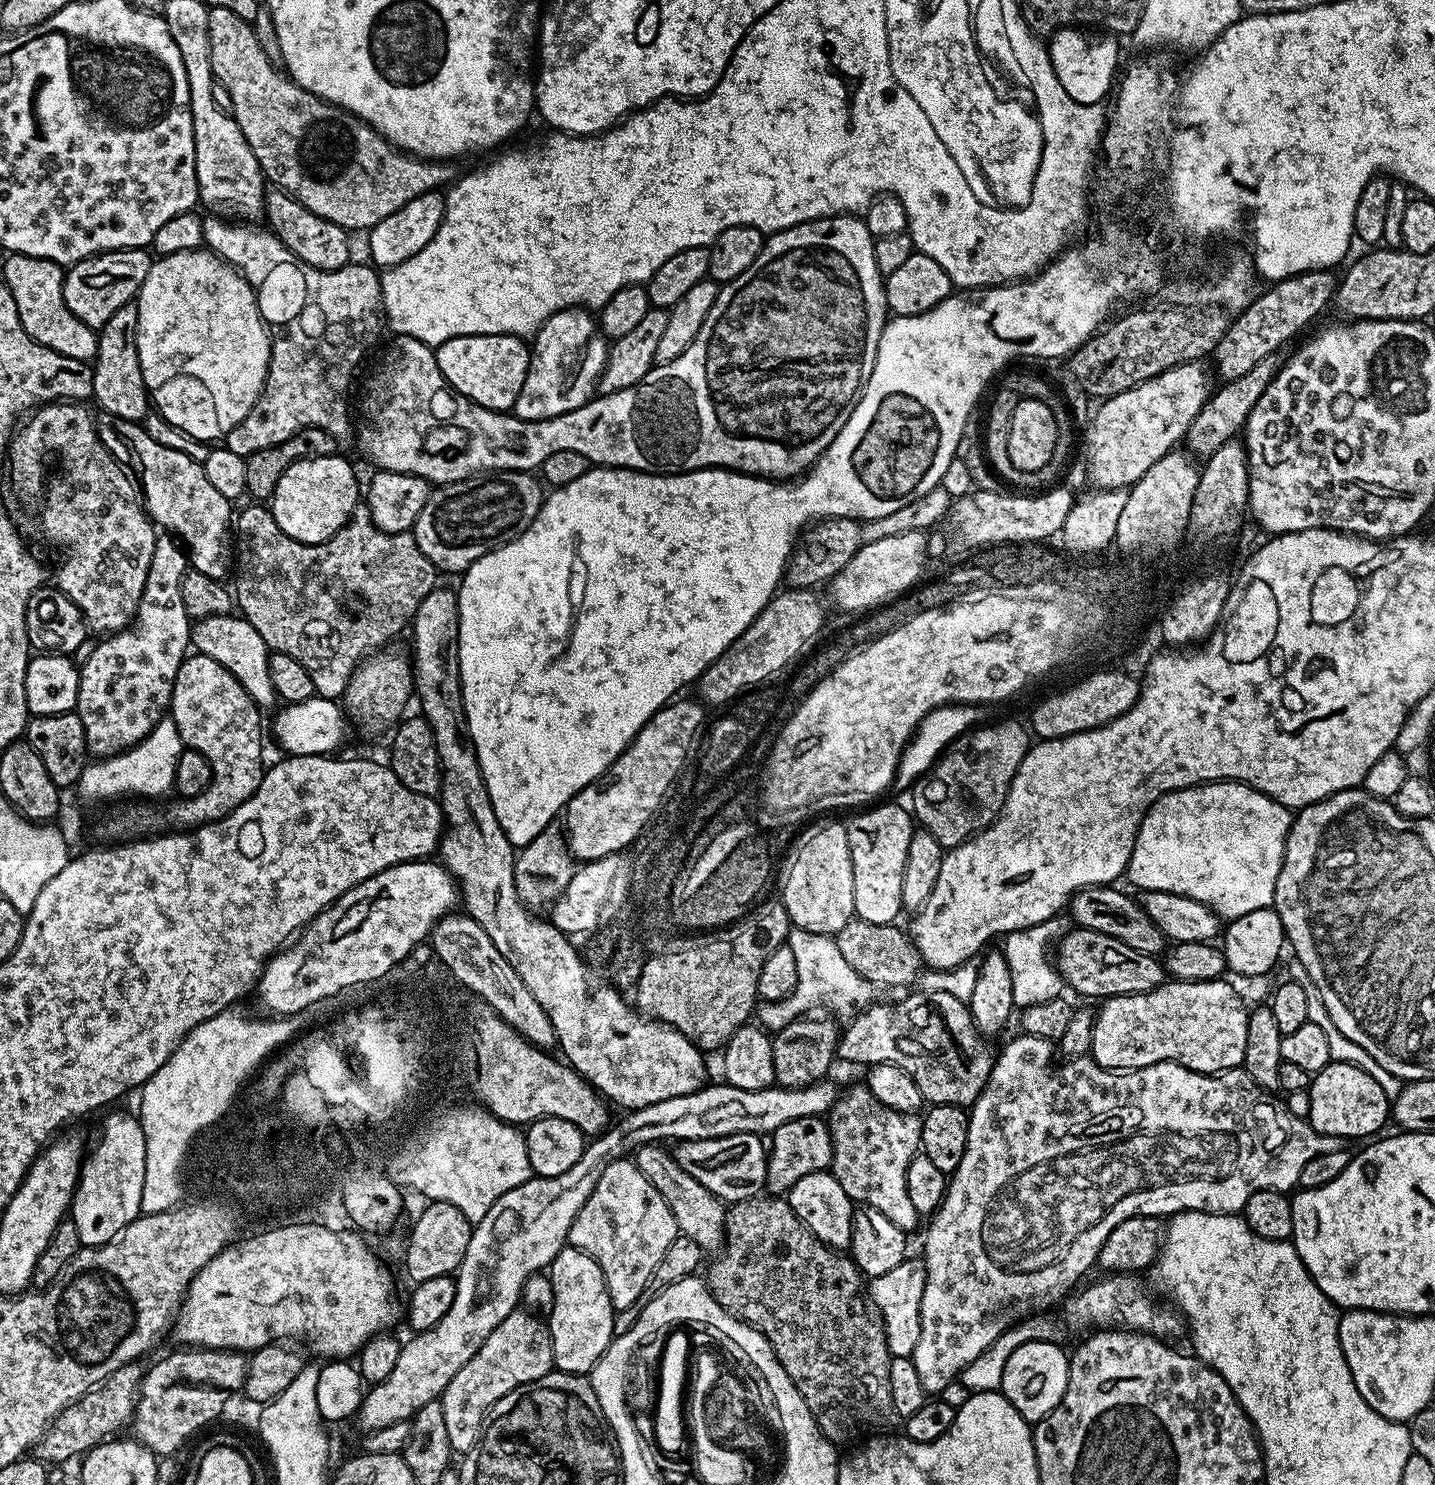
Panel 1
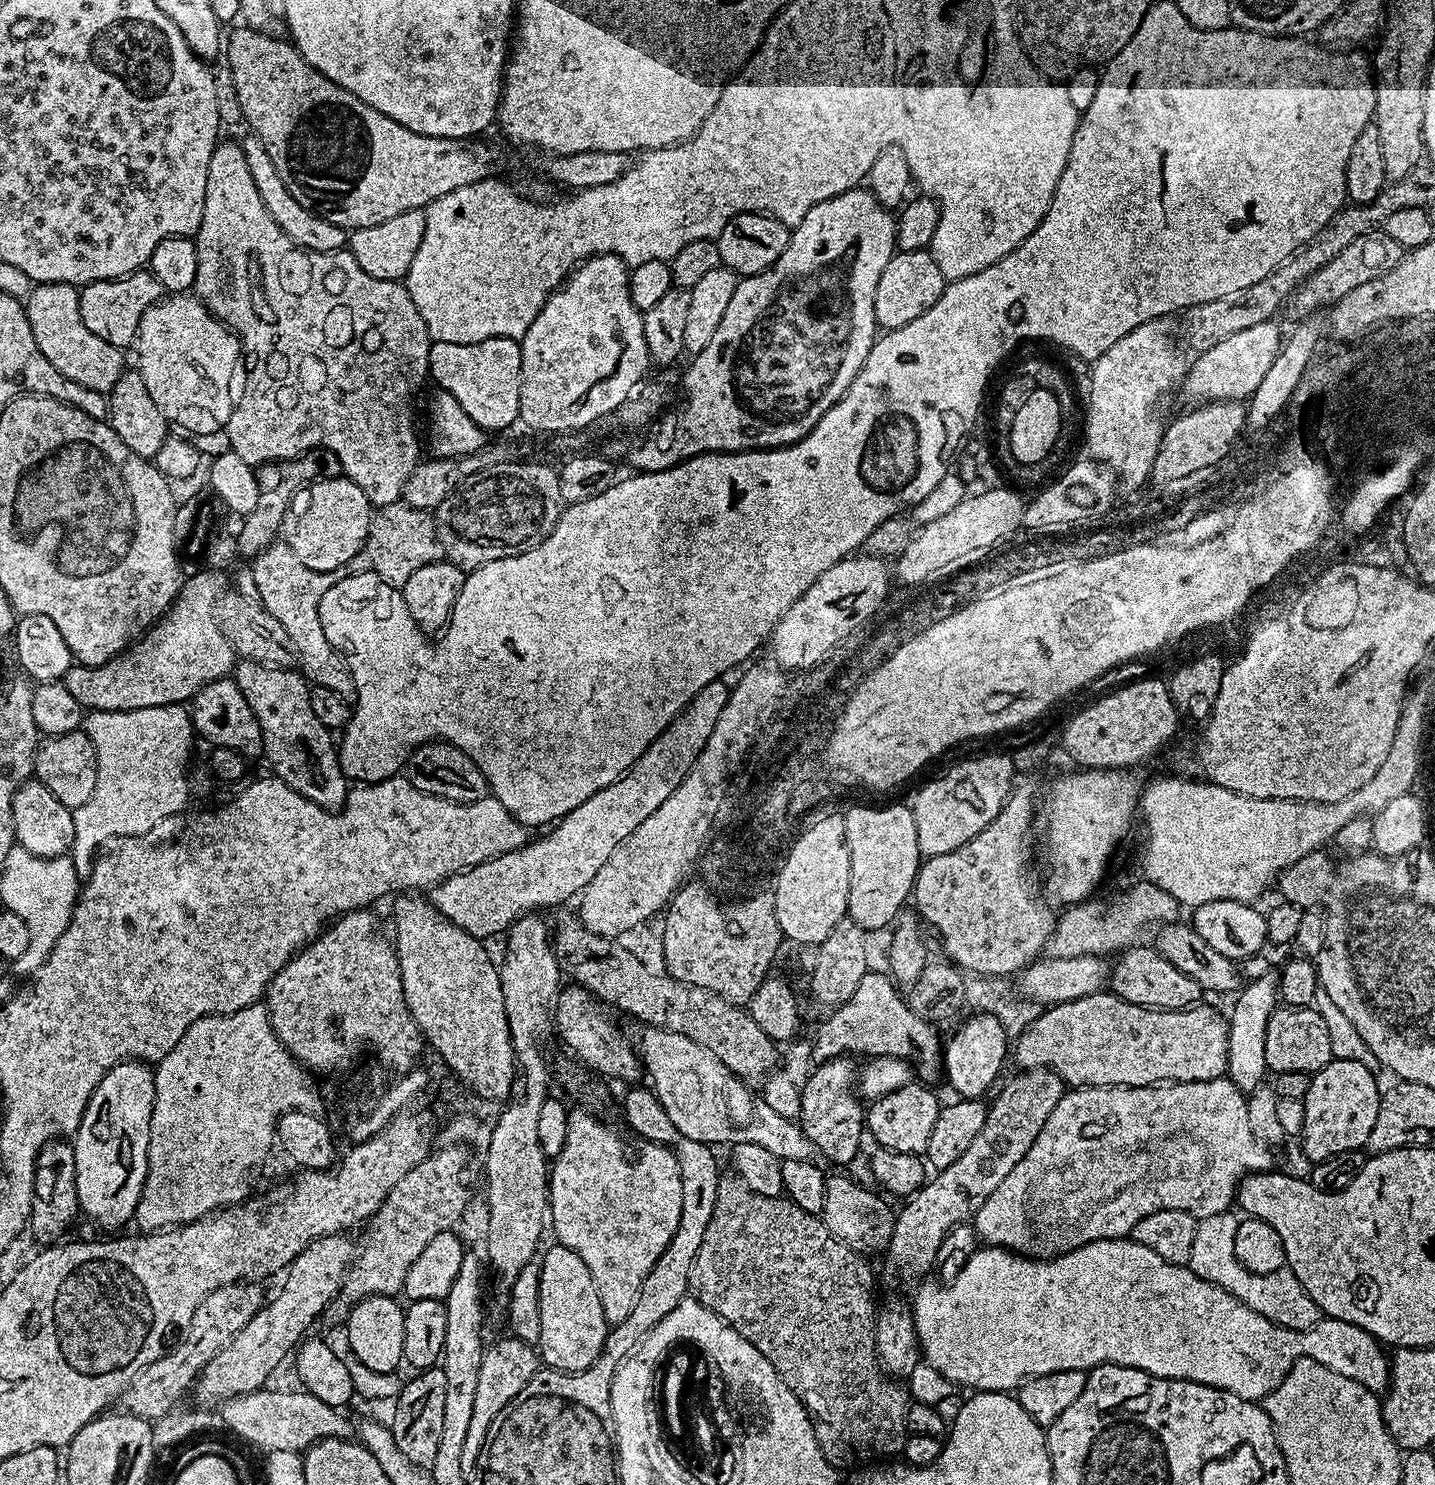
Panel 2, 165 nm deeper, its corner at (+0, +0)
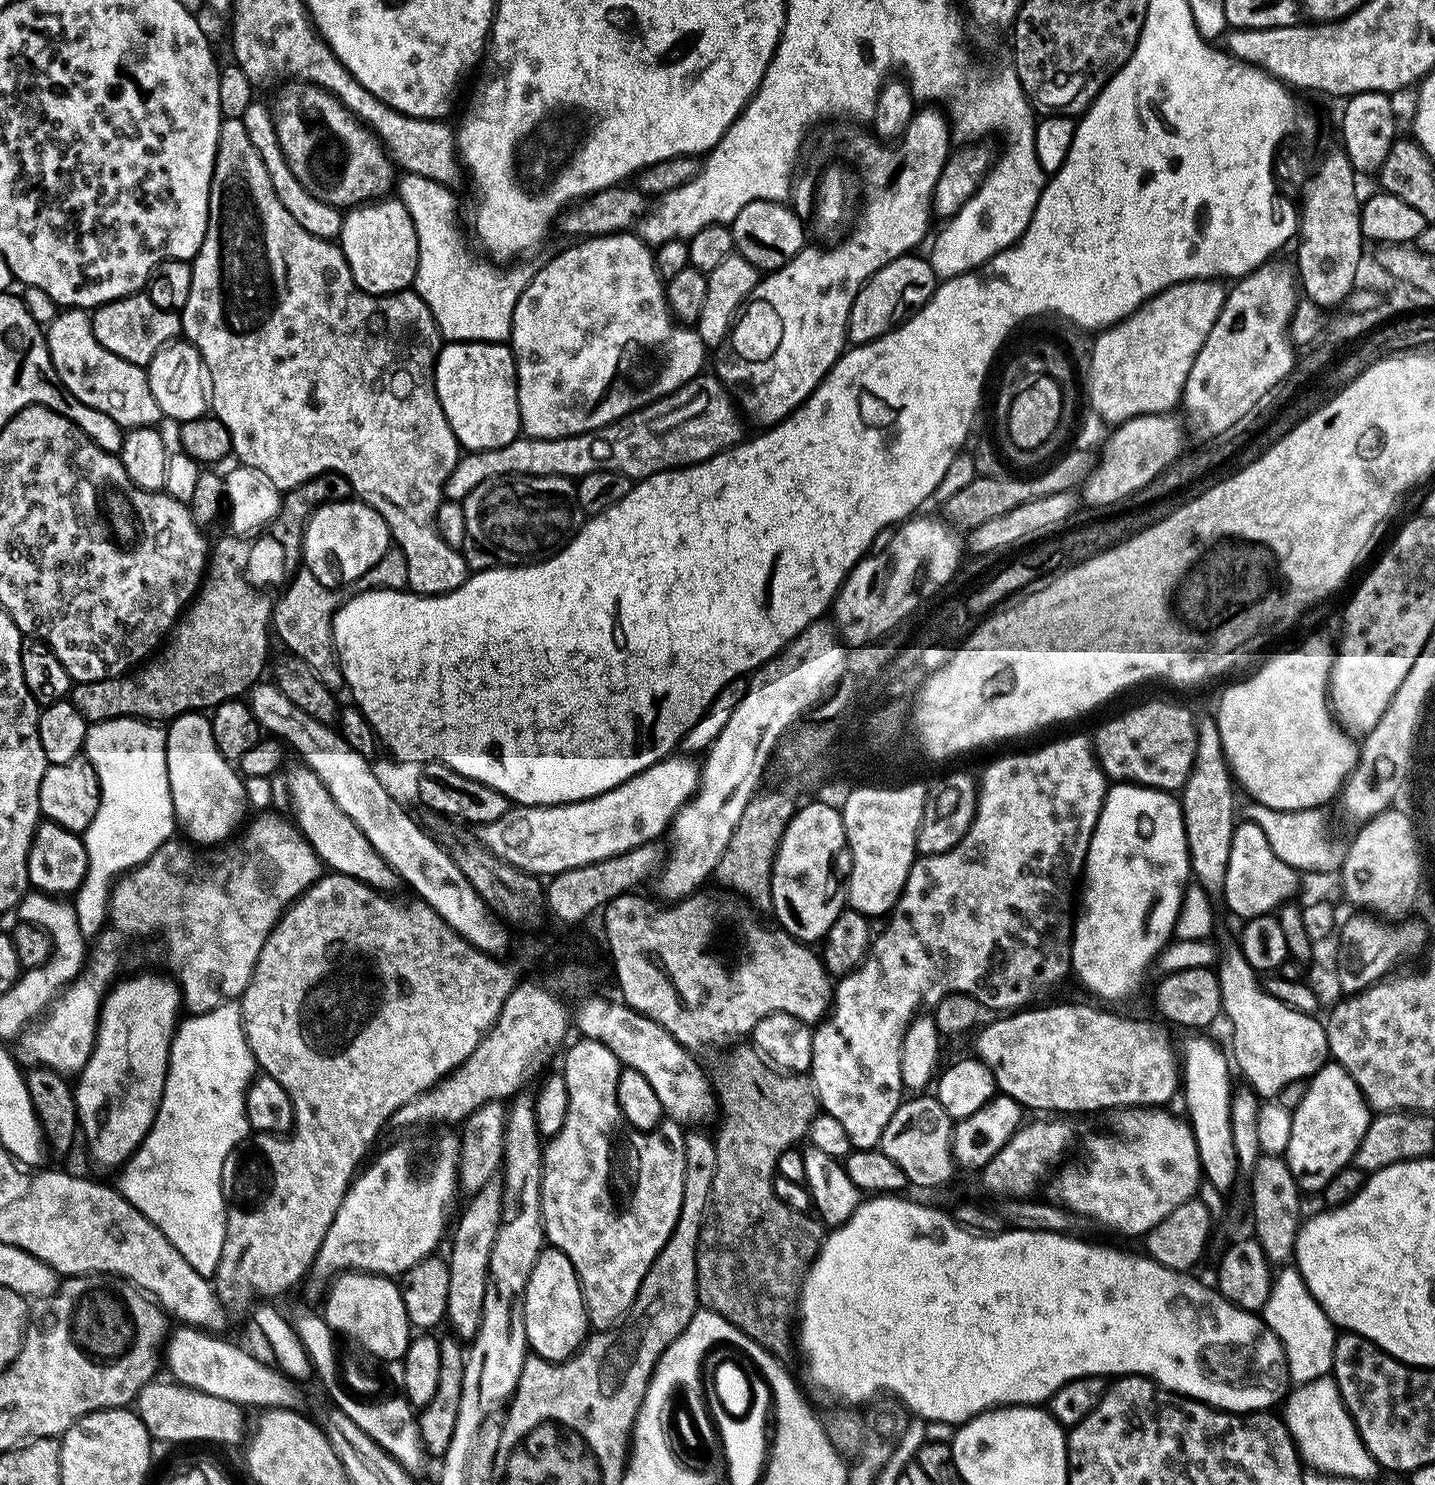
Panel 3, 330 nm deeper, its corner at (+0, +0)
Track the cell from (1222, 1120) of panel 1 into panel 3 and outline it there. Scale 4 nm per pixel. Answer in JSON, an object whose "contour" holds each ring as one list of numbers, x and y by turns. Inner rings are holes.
{"contour":[[1160,1106,1119,1109,1112,1120,1112,1128,1116,1131,1116,1136,1086,1137,1084,1157,1077,1164,1065,1163,1047,1181,1048,1192,1052,1195,1048,1196,1056,1204,1063,1205,1085,1221,1093,1220,1094,1223,1101,1224,1112,1232,1121,1232,1124,1236,1143,1237,1145,1232,1158,1226,1158,1222,1166,1218,1172,1210,1193,1199,1202,1181,1200,1155,1191,1124,1187,1119,1180,1117,1179,1120,1178,1117,1164,1111,1168,1110]]}

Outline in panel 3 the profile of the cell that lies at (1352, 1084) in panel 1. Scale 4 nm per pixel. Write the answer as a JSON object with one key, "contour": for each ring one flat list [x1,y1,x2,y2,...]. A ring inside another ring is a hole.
{"contour":[[1324,1063,1308,1080,1306,1094,1292,1112,1286,1159,1290,1174,1296,1179,1301,1193,1323,1193,1326,1182,1330,1182,1338,1170,1349,1167,1356,1147,1366,1134,1369,1119,1369,1106,1354,1078,1350,1078,1342,1065]]}

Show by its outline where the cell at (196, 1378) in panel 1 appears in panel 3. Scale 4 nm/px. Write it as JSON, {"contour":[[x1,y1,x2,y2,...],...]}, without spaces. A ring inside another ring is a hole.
{"contour":[[432,1126,427,1130,416,1130,411,1134,401,1135,404,1137,402,1137,401,1140,394,1141,385,1152,380,1152,376,1157,374,1157,375,1155,371,1157,371,1160,373,1159,372,1165,370,1165,368,1169,365,1167,363,1171,353,1179,352,1183,348,1185,348,1192,344,1195,342,1202,338,1206,338,1214,334,1218,334,1222,330,1222,330,1230,326,1230,326,1238,322,1238,322,1246,318,1250,318,1254,312,1263,311,1279,314,1278,328,1282,337,1274,349,1270,353,1272,374,1272,378,1276,396,1278,403,1273,409,1272,418,1261,426,1259,427,1256,433,1255,433,1253,437,1251,436,1247,439,1246,440,1239,442,1239,443,1236,445,1239,446,1229,453,1219,452,1207,456,1204,456,1192,458,1193,458,1181,460,1178,460,1136,452,1132,455,1131,448,1126]]}

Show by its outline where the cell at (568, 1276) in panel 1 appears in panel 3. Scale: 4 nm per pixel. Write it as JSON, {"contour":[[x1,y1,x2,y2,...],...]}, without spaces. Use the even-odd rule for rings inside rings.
{"contour":[[546,1246,538,1254,524,1291,524,1325,529,1349,553,1362,571,1360,589,1335,588,1308,584,1305,580,1279,562,1250]]}

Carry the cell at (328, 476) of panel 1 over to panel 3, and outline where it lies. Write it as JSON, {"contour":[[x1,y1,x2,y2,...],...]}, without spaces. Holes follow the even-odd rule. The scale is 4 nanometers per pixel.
{"contour":[[359,498,330,500,311,511,303,532,302,560,318,582,336,590,339,584,359,582,389,547,388,524,371,506]]}

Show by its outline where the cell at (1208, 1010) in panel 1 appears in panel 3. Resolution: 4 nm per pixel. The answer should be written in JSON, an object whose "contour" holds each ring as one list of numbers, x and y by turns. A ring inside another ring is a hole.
{"contour":[[1095,1003,1092,1004,1048,1004,1045,1008,1032,1006,1027,1010,1017,1011,1015,1014,1004,1014,999,1018,992,1018,988,1025,975,1033,976,1052,975,1055,994,1074,997,1089,1003,1095,1014,1098,1025,1109,1037,1108,1040,1114,1072,1114,1068,1112,1096,1112,1099,1108,1151,1108,1153,1106,1167,1105,1167,1100,1172,1095,1177,1095,1182,1084,1182,1072,1178,1067,1178,1052,1172,1049,1172,1040,1156,1024,1151,1024,1148,1020,1131,1020,1128,1016,1119,1016,1116,1012,1103,1012]]}

